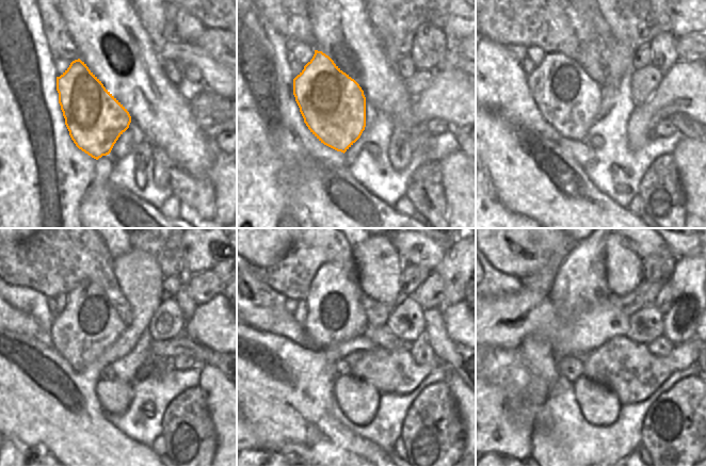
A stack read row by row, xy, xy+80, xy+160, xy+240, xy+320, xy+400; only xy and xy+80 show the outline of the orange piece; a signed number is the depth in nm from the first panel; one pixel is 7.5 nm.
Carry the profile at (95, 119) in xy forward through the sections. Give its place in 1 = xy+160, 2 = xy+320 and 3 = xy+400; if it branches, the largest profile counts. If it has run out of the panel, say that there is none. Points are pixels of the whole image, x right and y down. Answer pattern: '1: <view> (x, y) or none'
1: xy+160 (567, 98)
2: xy+320 (334, 313)
3: xy+400 (580, 283)

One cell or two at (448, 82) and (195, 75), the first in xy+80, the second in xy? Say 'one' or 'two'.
two

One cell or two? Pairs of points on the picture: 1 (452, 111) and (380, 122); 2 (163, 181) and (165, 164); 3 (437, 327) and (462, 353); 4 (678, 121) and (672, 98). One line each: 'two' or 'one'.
1: two
2: one
3: one
4: two

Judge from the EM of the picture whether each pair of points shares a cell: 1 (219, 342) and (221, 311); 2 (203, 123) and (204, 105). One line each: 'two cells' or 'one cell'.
1: one cell
2: two cells

